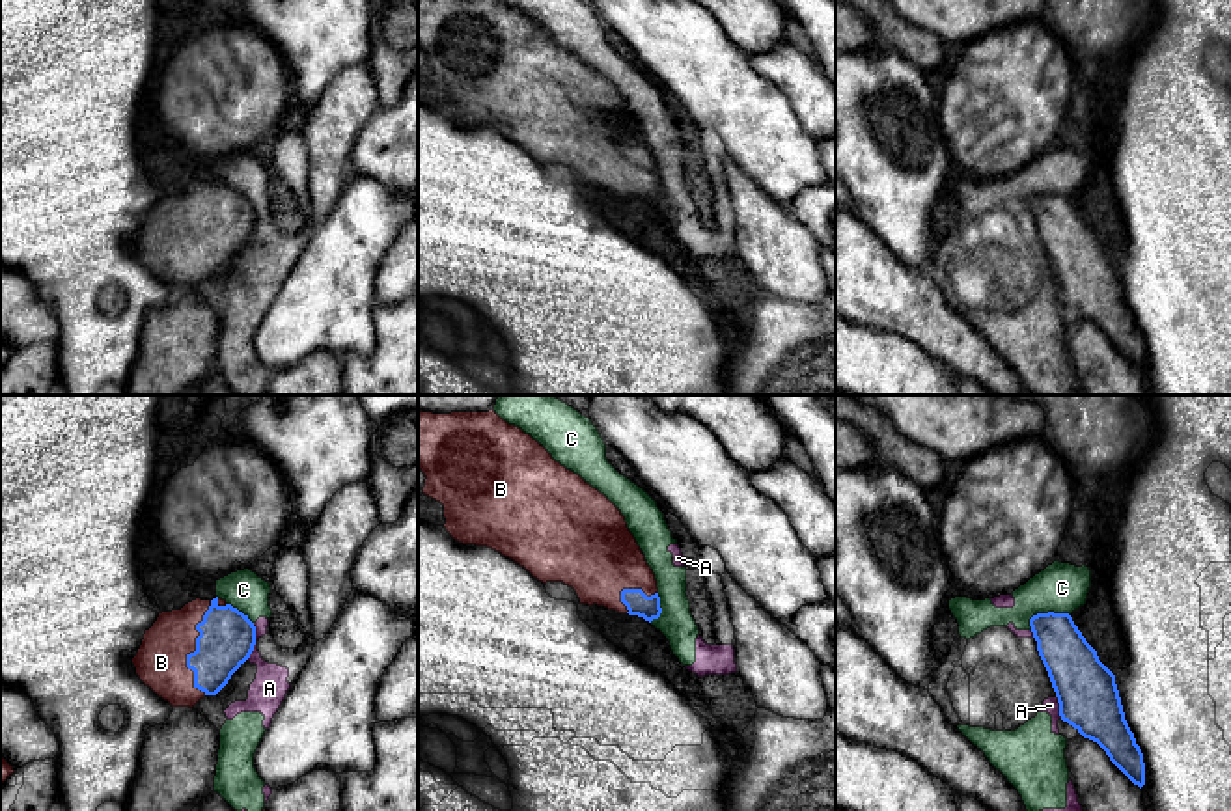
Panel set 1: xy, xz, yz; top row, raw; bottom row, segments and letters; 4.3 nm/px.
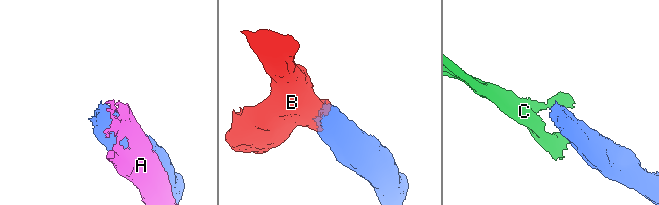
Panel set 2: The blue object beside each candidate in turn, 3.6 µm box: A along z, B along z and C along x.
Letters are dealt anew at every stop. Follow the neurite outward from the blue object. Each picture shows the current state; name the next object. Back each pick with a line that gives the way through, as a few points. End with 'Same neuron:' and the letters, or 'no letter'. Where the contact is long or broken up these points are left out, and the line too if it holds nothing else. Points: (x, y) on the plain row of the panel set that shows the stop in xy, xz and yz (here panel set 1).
Same neuron: B

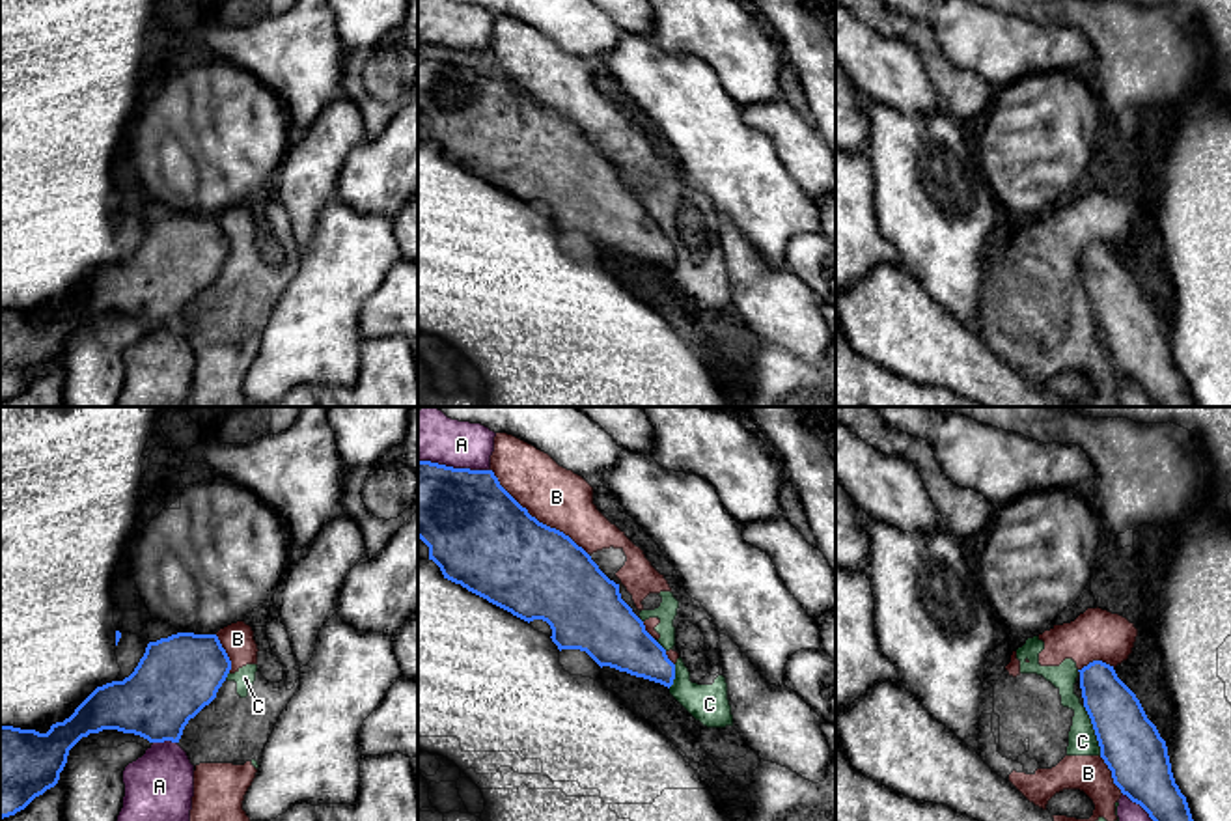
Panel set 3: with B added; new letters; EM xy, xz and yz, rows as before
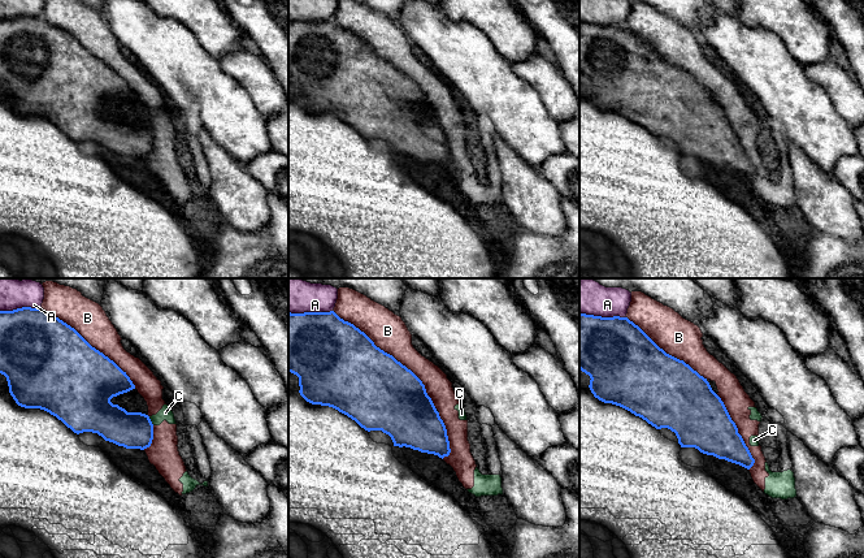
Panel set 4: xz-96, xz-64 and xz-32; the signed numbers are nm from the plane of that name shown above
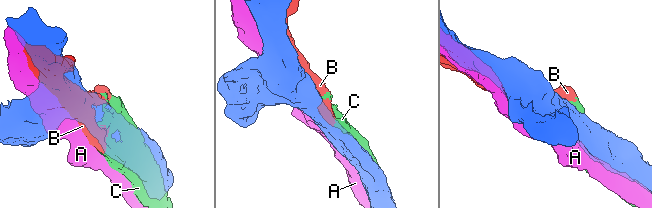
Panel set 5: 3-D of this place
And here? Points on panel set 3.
Same neuron: no letter

